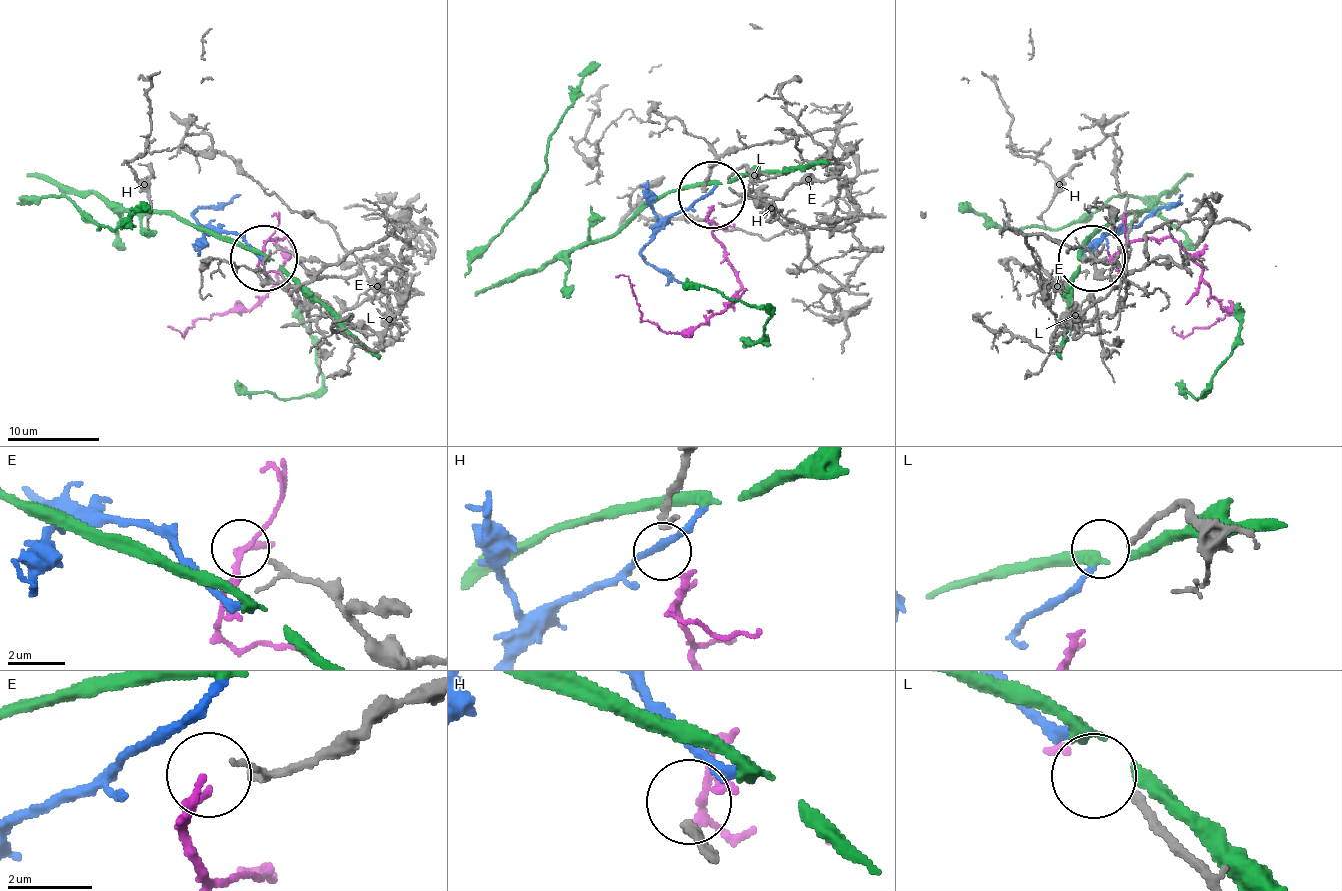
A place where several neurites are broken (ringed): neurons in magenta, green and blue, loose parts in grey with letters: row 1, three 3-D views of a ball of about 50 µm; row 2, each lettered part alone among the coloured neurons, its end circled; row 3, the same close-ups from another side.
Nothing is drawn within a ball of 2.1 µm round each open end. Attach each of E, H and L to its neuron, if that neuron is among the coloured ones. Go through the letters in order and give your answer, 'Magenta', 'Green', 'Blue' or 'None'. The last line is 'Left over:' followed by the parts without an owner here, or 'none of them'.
E: None
H: Magenta
L: Blue
Left over: E

